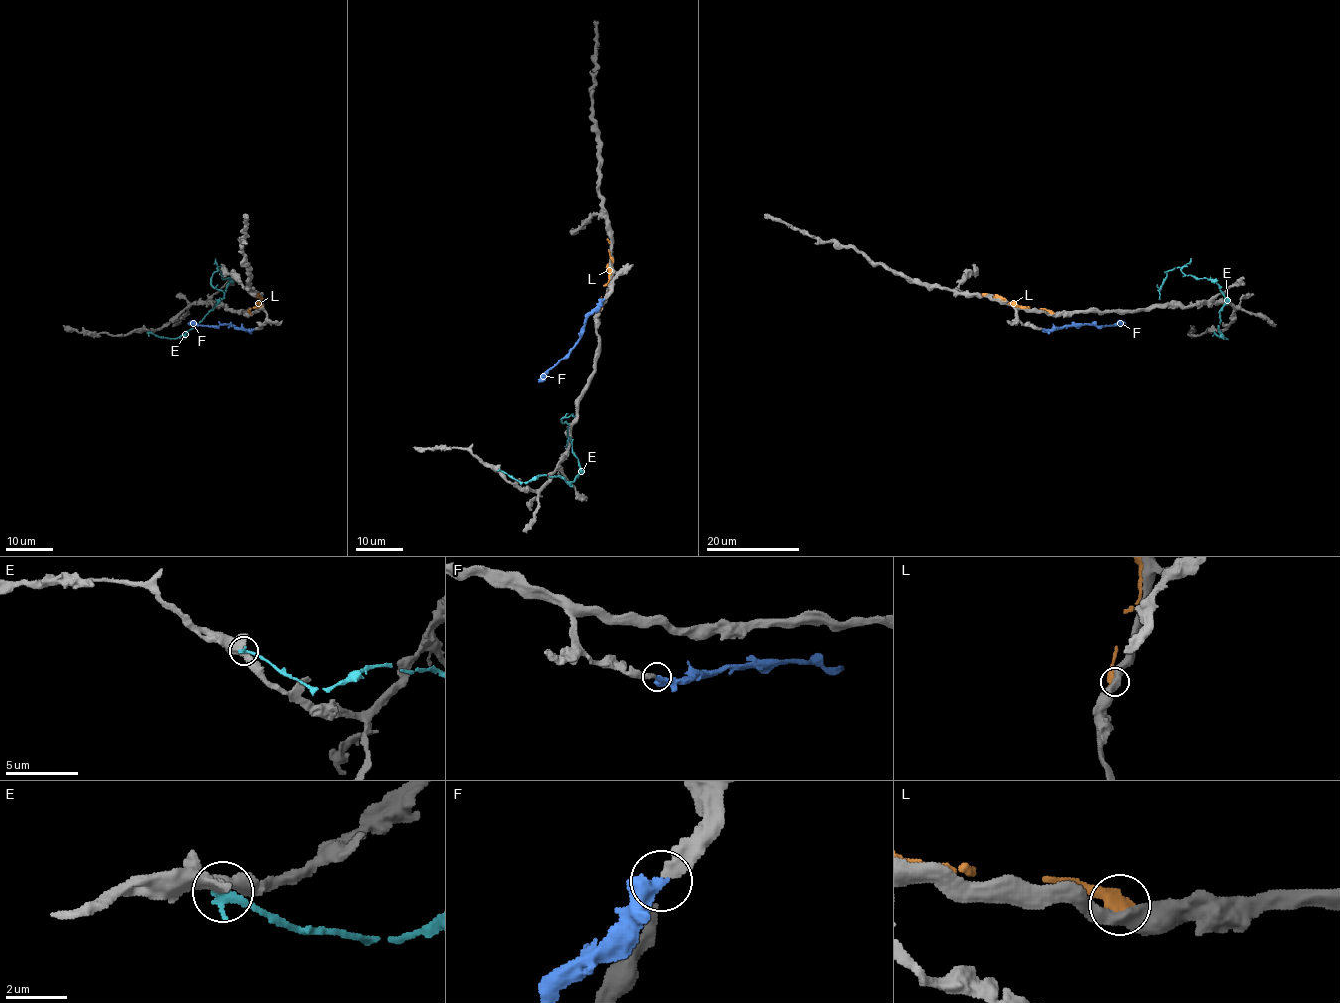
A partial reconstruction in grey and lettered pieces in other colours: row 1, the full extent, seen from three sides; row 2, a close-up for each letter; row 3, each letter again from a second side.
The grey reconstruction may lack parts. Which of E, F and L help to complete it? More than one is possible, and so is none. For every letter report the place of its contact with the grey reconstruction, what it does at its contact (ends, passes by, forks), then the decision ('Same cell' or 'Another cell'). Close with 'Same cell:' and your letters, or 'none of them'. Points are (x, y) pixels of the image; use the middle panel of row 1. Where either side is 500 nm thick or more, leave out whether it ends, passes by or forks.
E: Touches grey at (499, 470). It ends there. Another cell
F: Touches grey at (603, 299). It ends there. Same cell
L: Touches grey at (600, 308). Another cell
Same cell: F

